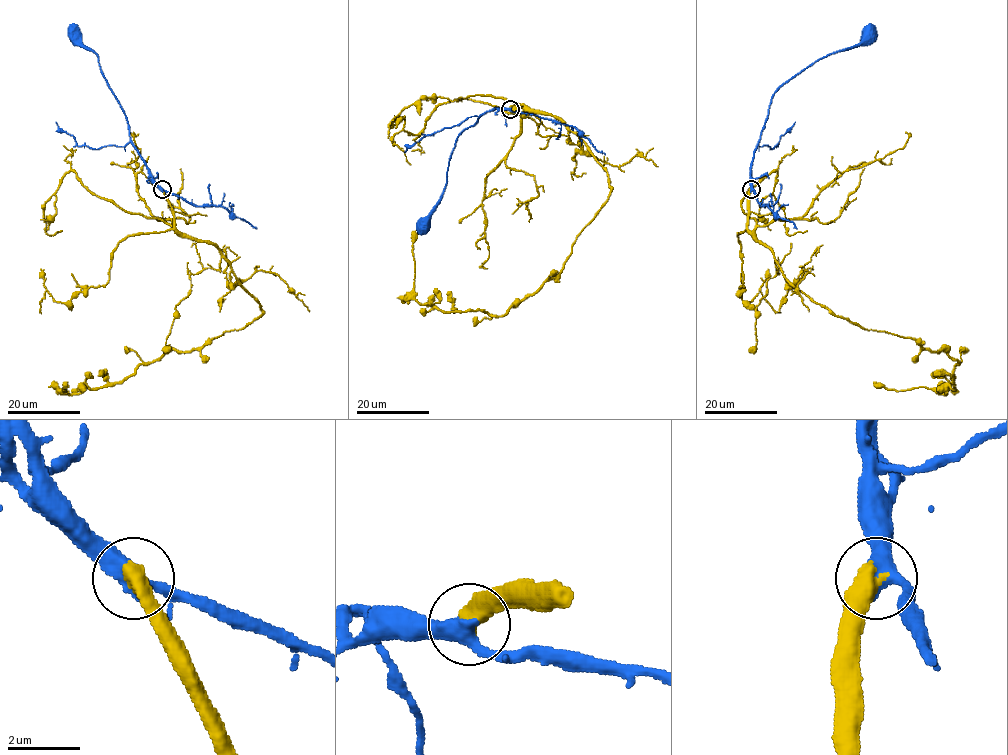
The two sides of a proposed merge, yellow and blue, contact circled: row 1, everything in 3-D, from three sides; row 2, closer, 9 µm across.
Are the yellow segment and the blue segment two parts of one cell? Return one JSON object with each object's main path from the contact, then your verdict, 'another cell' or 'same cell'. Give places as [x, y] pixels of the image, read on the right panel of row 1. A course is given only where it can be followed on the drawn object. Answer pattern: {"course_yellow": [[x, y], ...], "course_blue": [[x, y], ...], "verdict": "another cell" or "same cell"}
{"course_yellow": [[750, 189], [748, 228], [795, 287], [865, 329], [911, 337], [958, 362], [946, 393], [887, 390], [873, 382]], "course_blue": [[751, 189], [750, 166], [776, 91], [820, 59], [856, 47], [869, 37]], "verdict": "same cell"}

